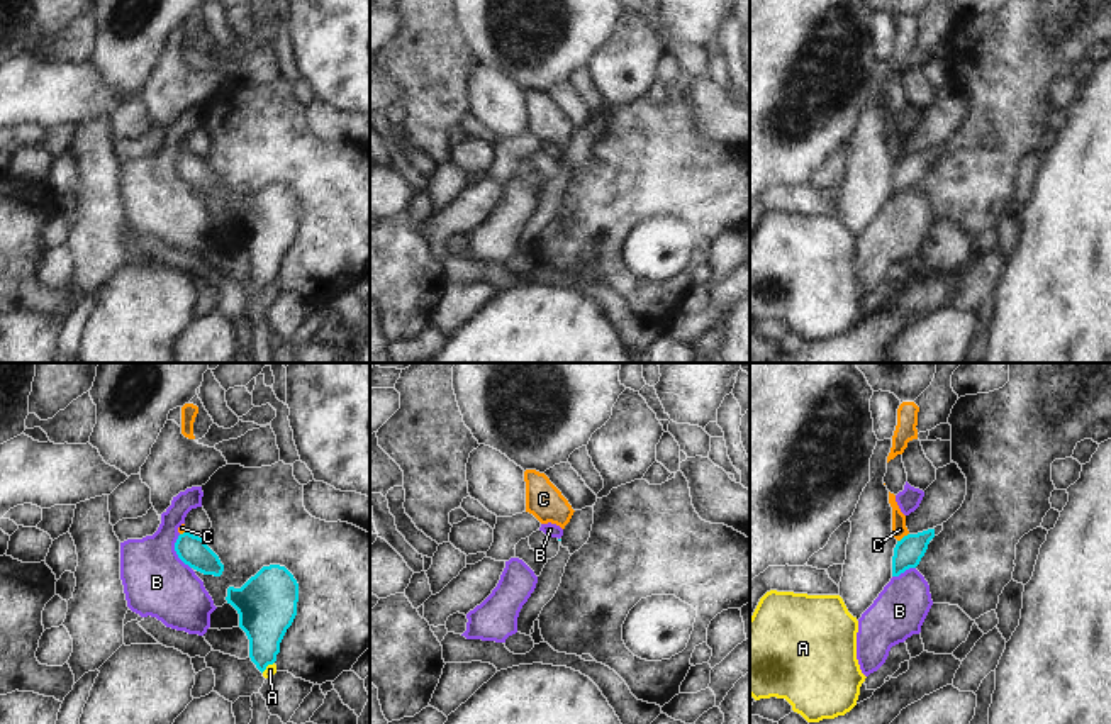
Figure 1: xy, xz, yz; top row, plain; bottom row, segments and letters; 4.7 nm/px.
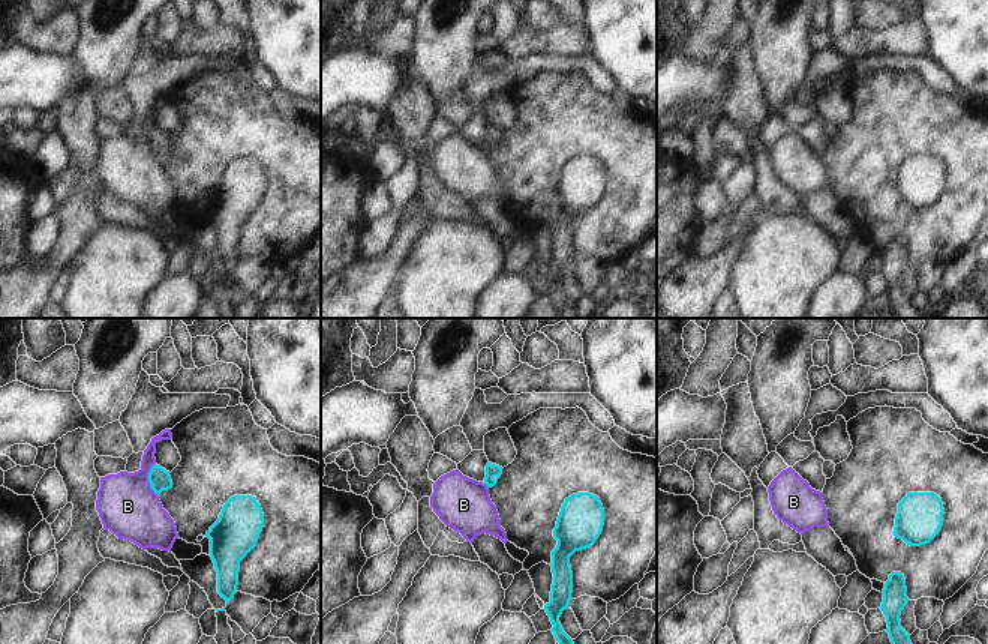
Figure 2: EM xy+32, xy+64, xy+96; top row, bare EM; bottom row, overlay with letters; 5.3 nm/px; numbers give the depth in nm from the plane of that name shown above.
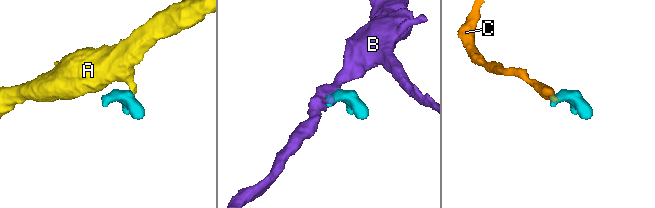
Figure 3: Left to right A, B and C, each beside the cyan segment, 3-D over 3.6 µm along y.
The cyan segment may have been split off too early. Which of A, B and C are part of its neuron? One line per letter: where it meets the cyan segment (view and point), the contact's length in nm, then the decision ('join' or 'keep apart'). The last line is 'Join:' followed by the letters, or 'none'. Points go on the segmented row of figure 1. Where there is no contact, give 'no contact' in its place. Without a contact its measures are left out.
A: meets cyan in xy at (267, 665); contact 80 nm long; keep apart
B: meets cyan in xy at (175, 550); contact 180 nm long; keep apart
C: meets cyan in yz at (904, 536); contact 70 nm long; keep apart
Join: none

